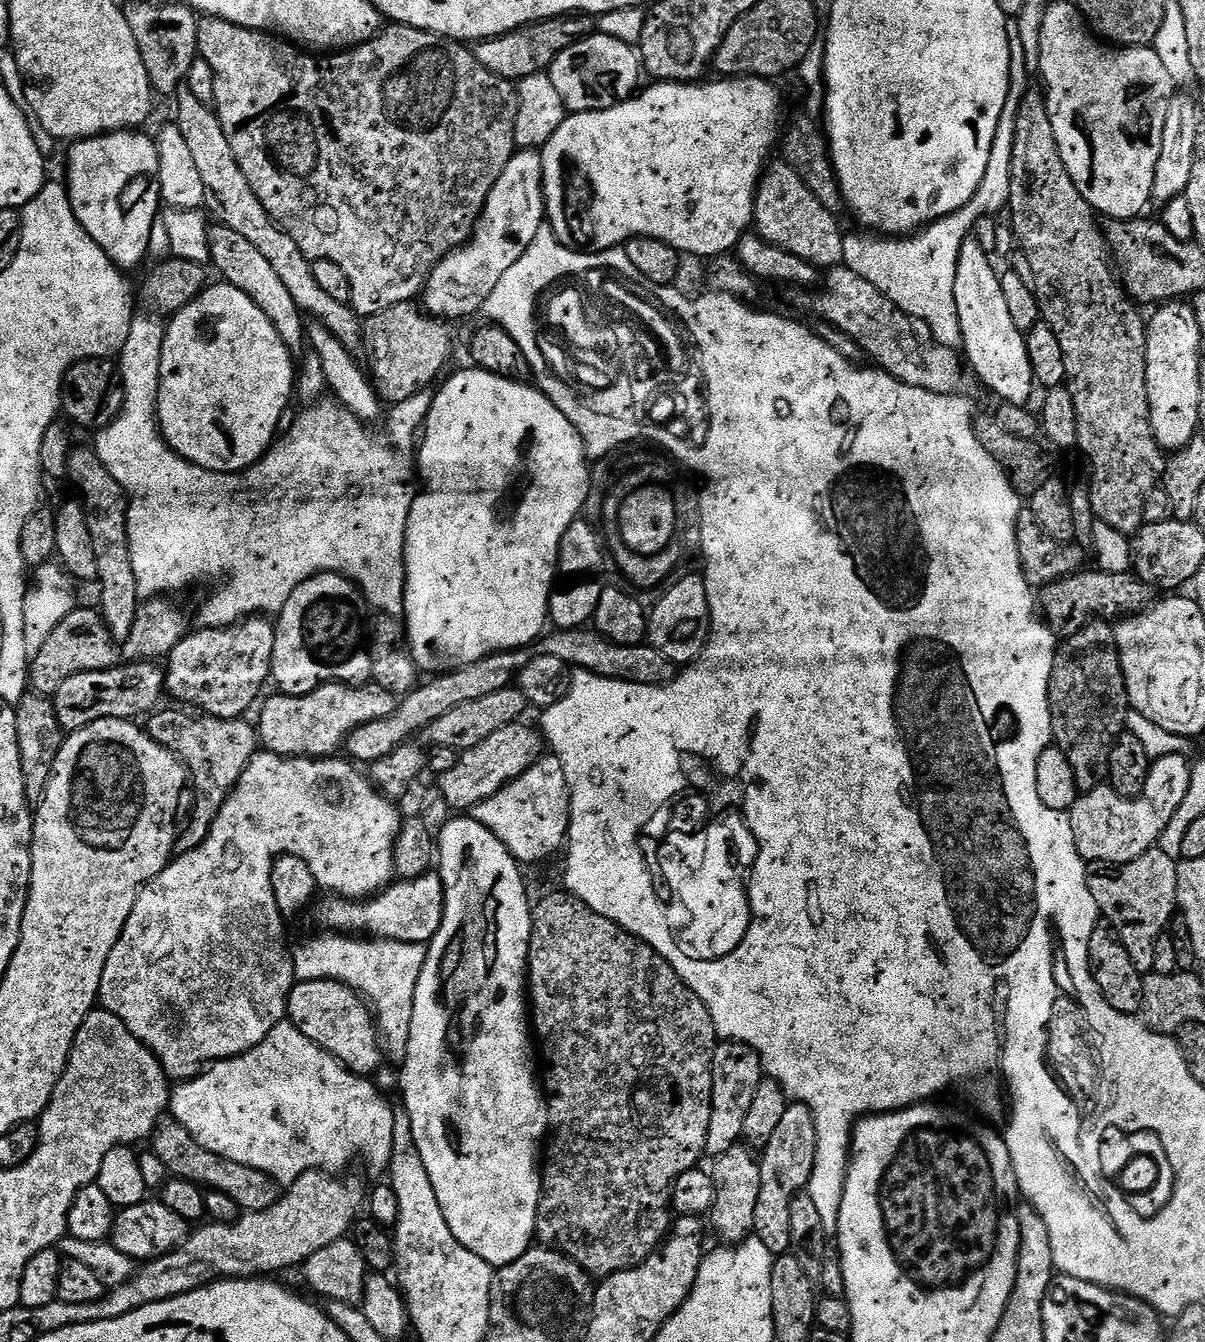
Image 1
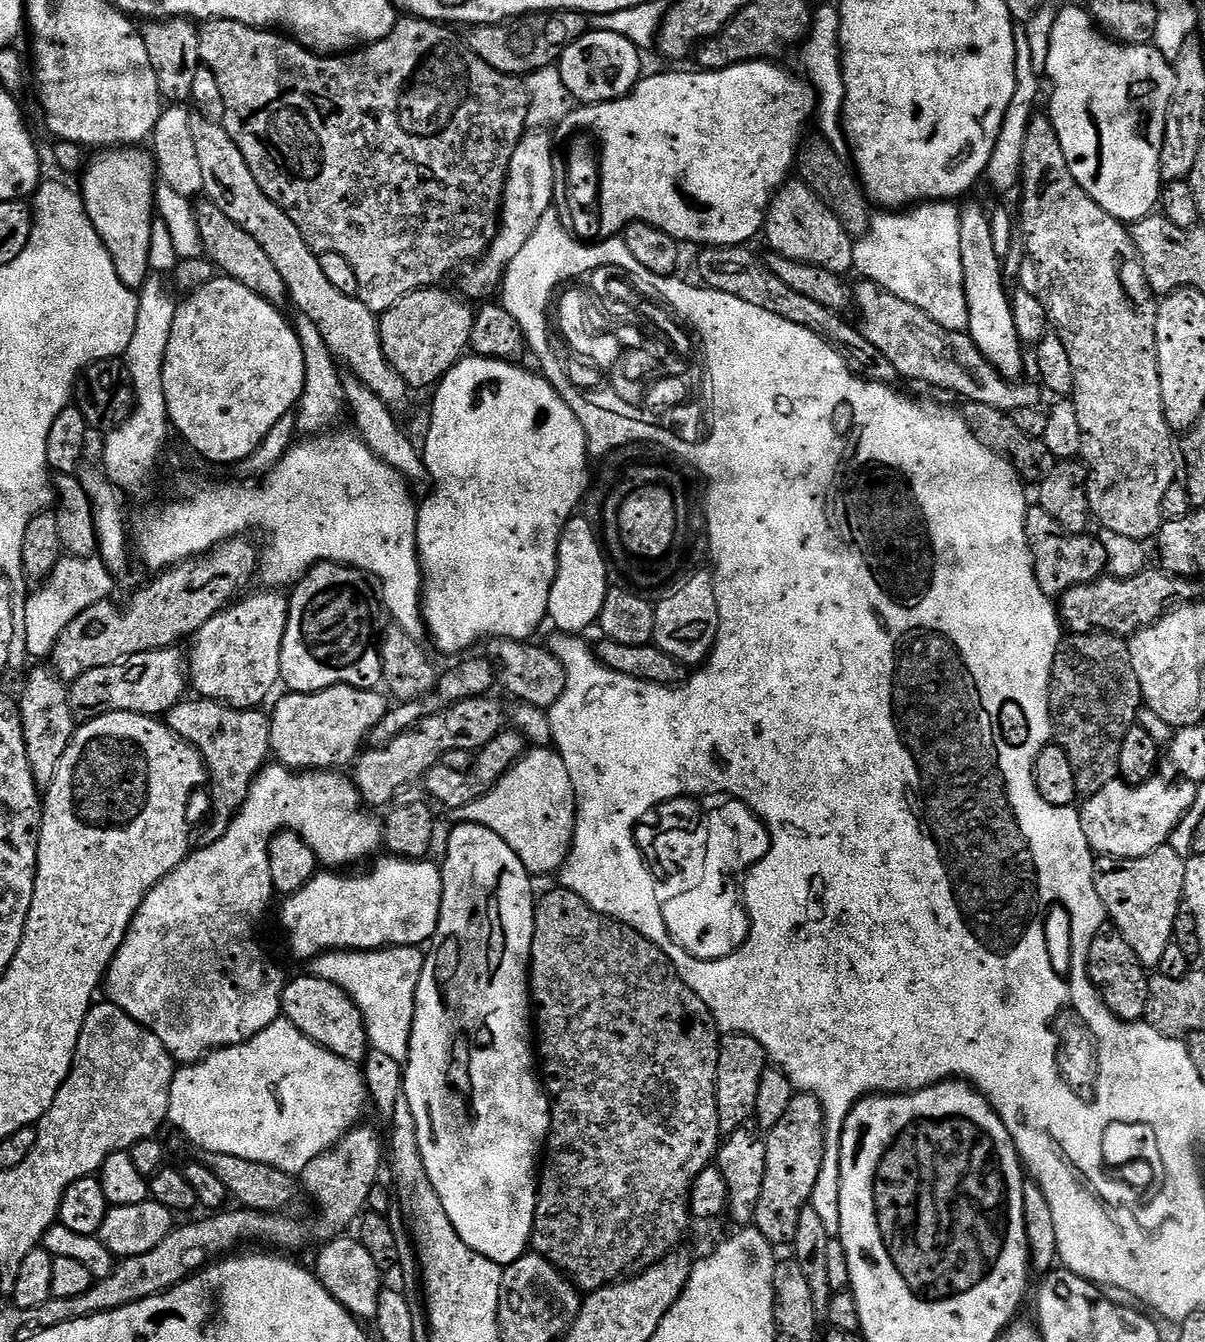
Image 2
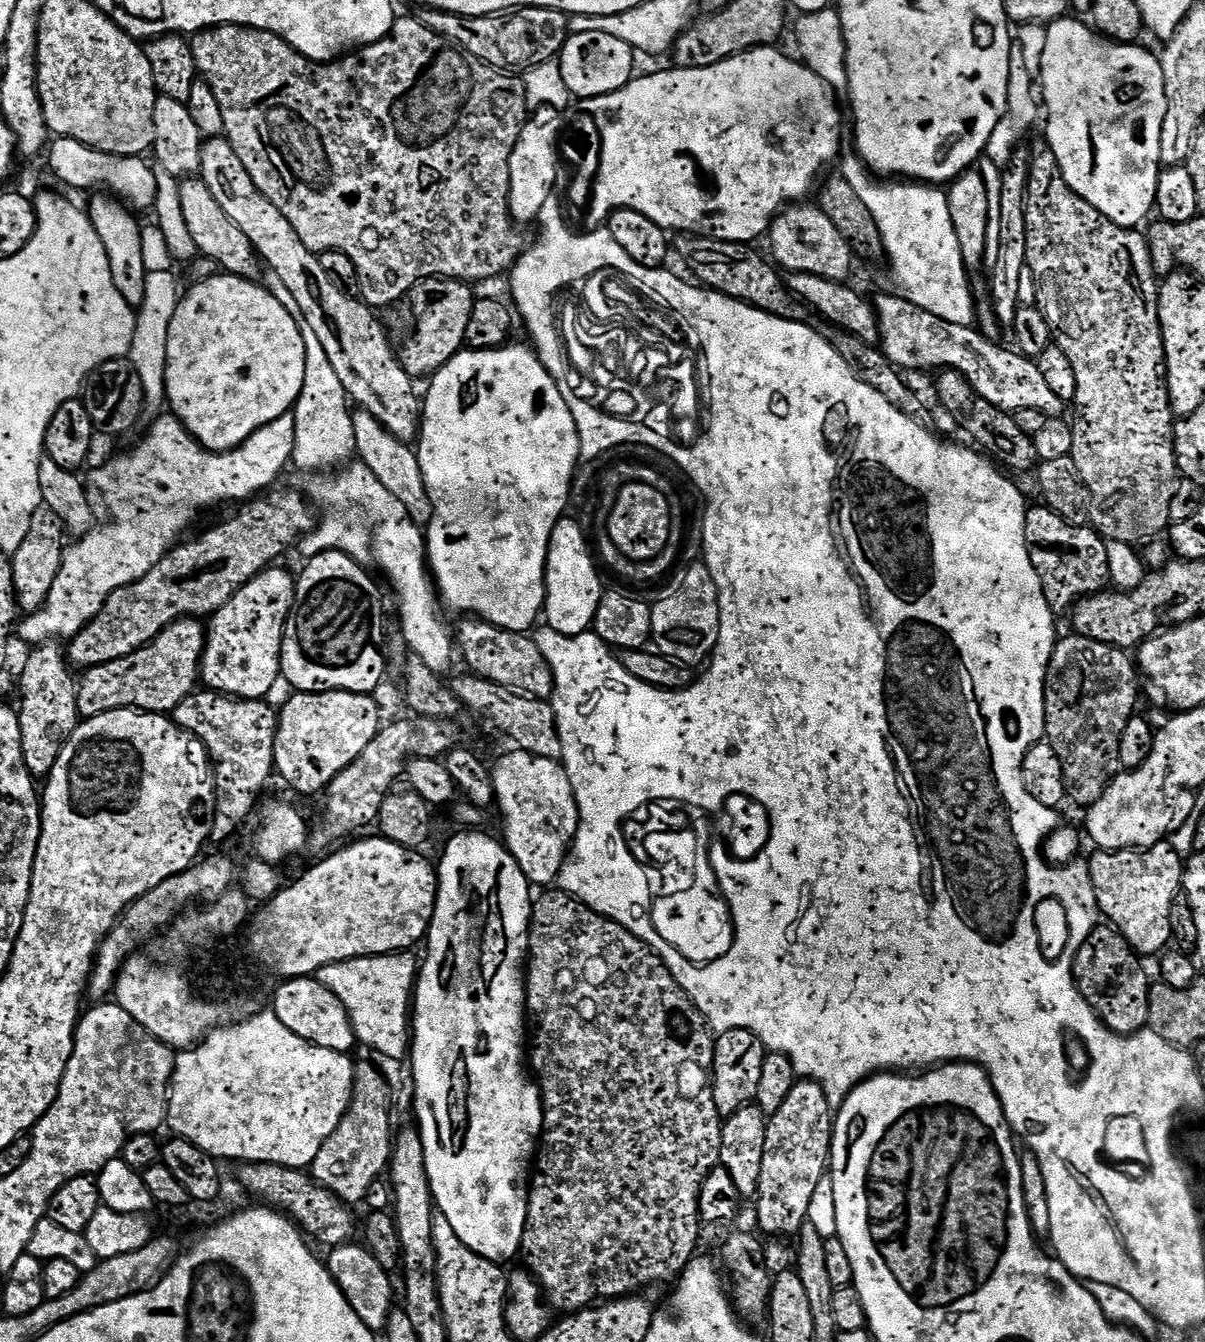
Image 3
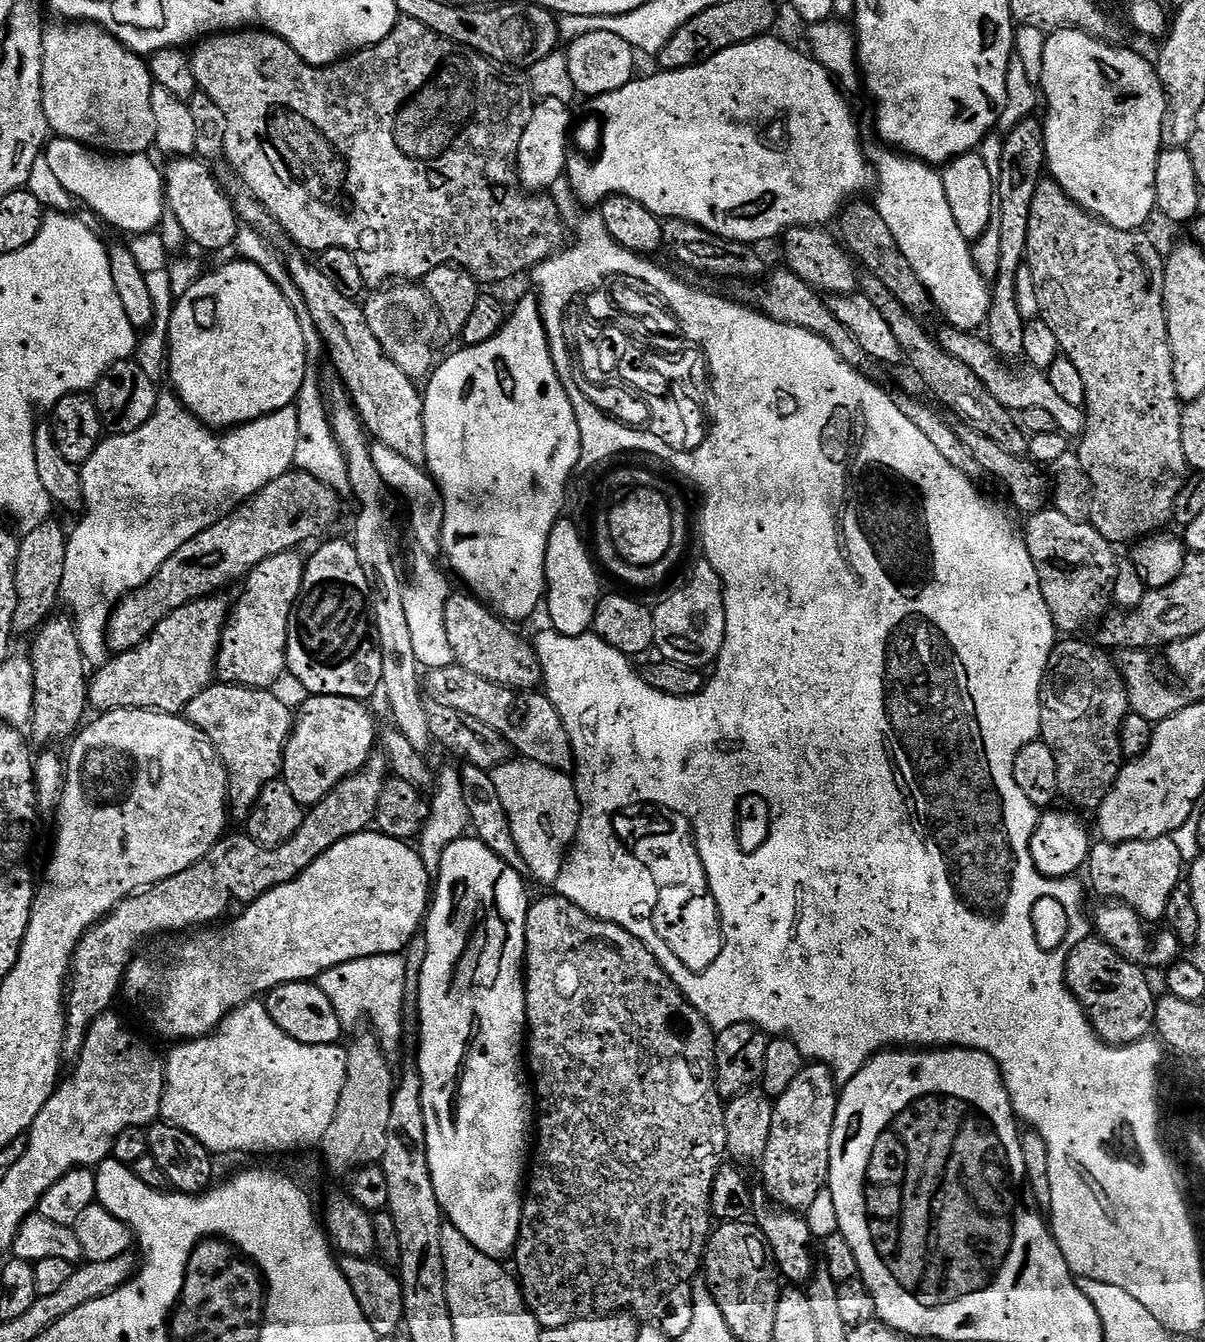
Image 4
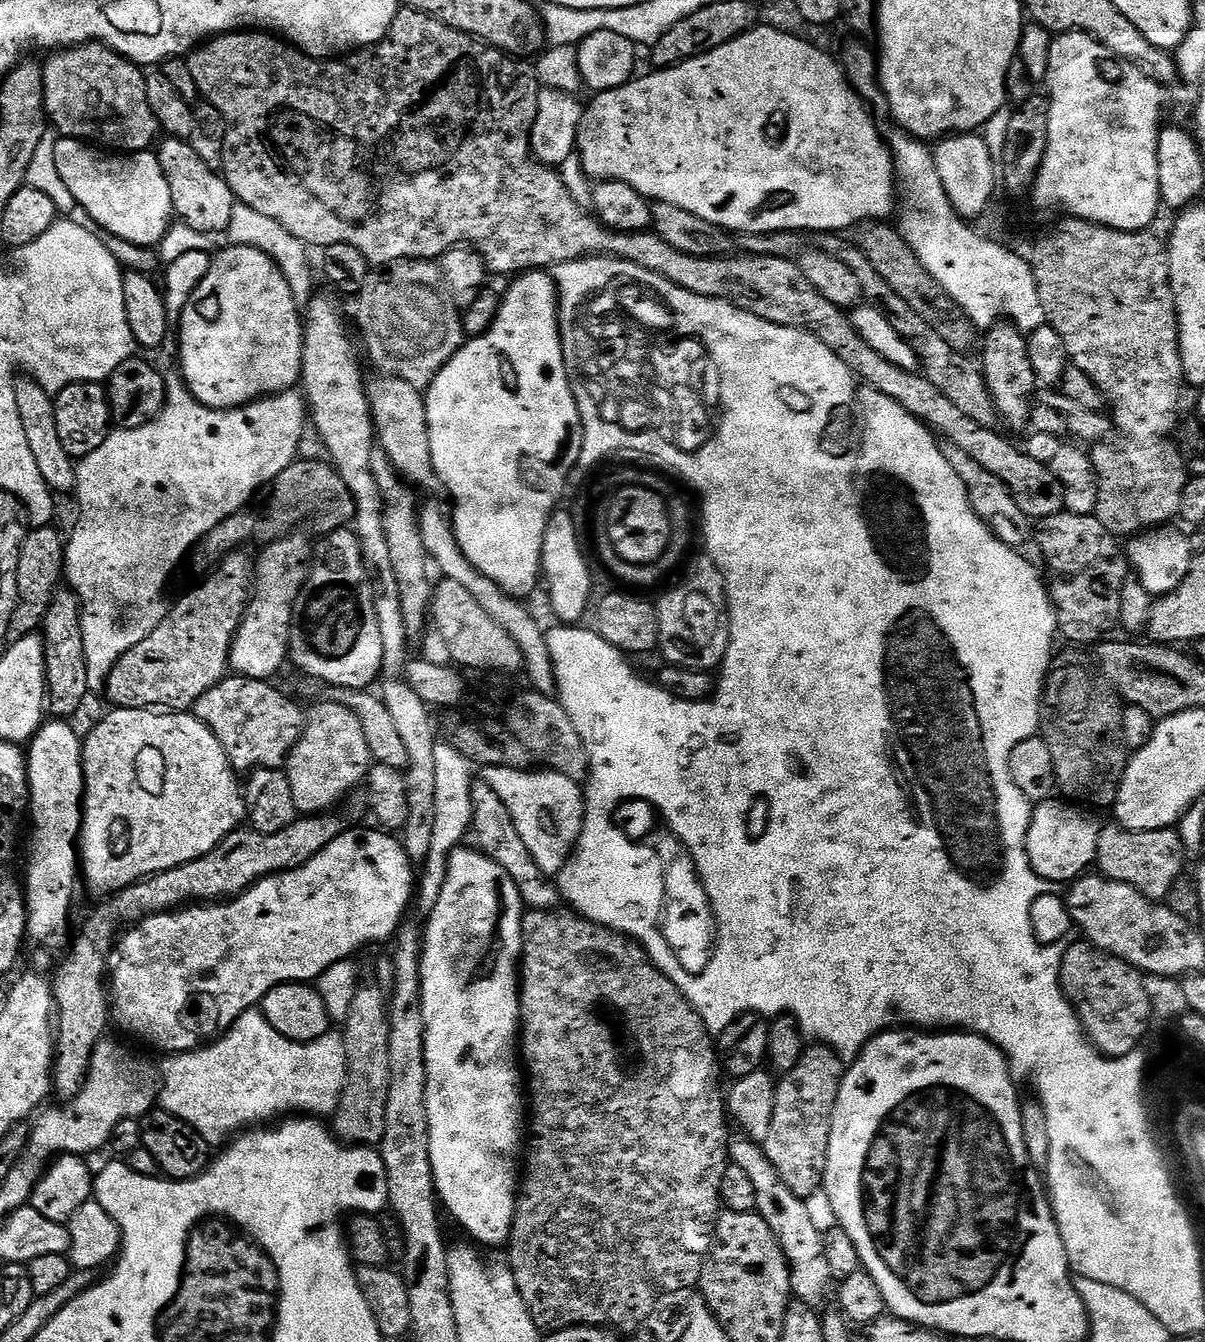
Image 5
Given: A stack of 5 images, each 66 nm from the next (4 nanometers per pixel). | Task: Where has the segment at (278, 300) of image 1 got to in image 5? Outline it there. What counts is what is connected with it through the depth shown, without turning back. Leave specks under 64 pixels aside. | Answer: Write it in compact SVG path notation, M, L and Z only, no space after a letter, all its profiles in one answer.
M184 138L161 139L155 153L162 166L162 174L166 174L166 182L170 182L175 219L190 226L190 230L198 230L207 236L224 234L230 226L230 218L238 201L223 175L217 169L206 166L206 162L198 158L194 146L190 146Z

